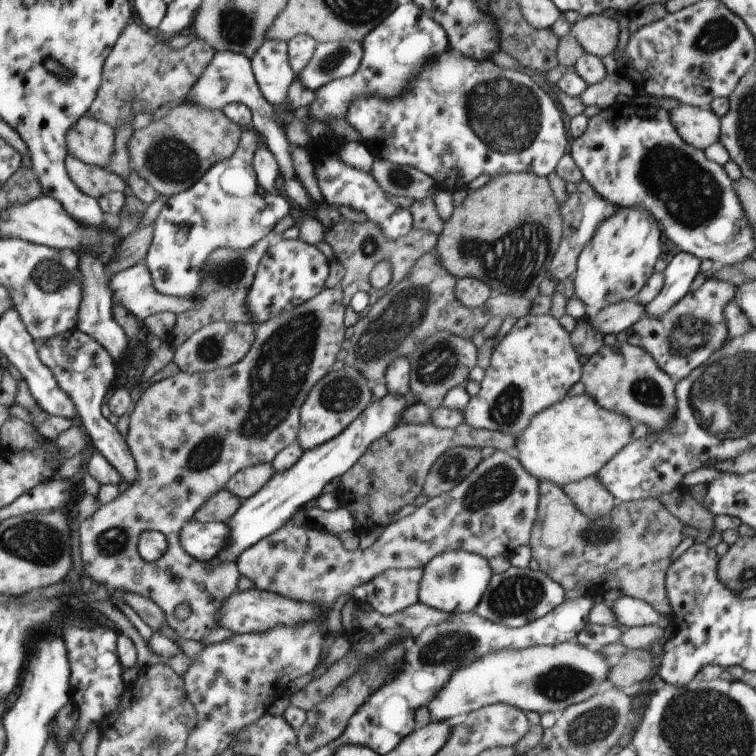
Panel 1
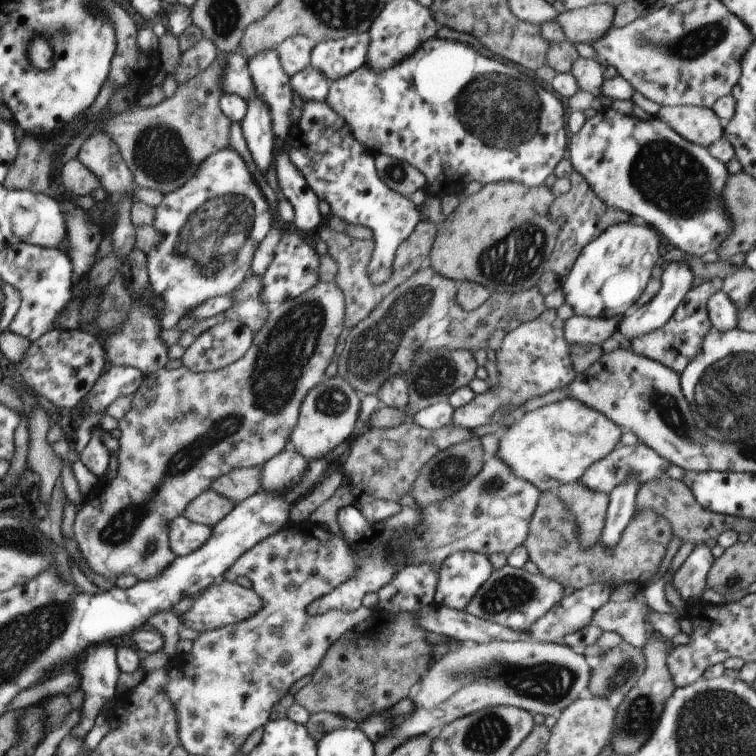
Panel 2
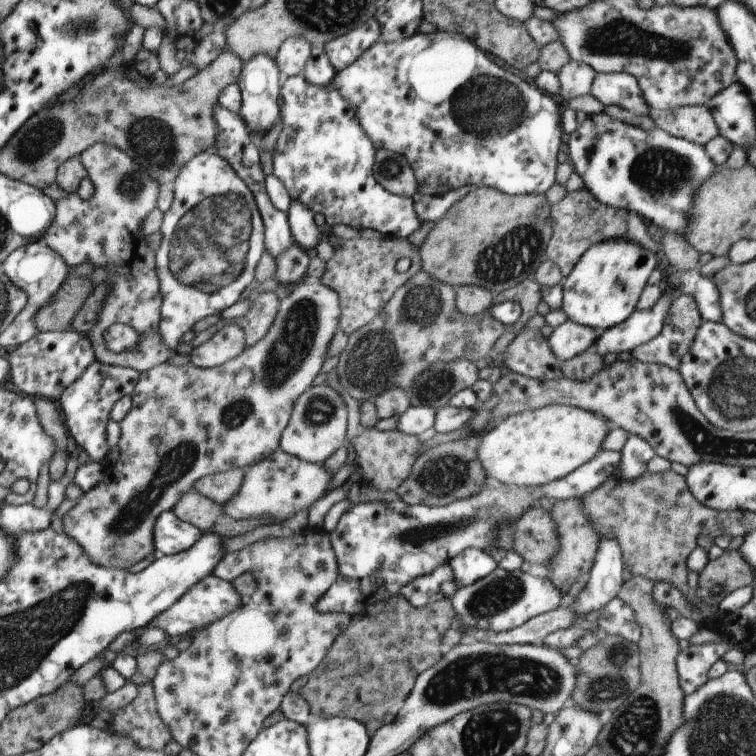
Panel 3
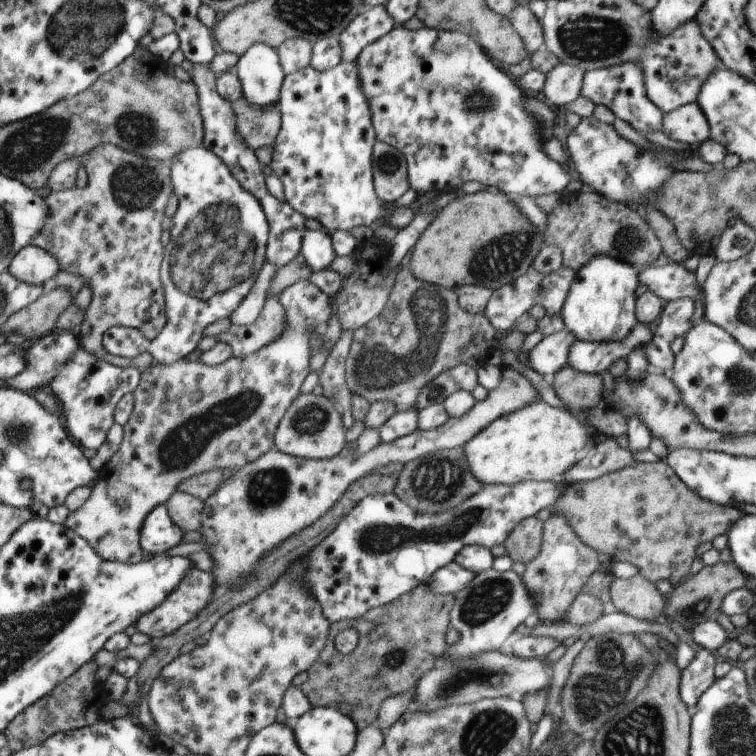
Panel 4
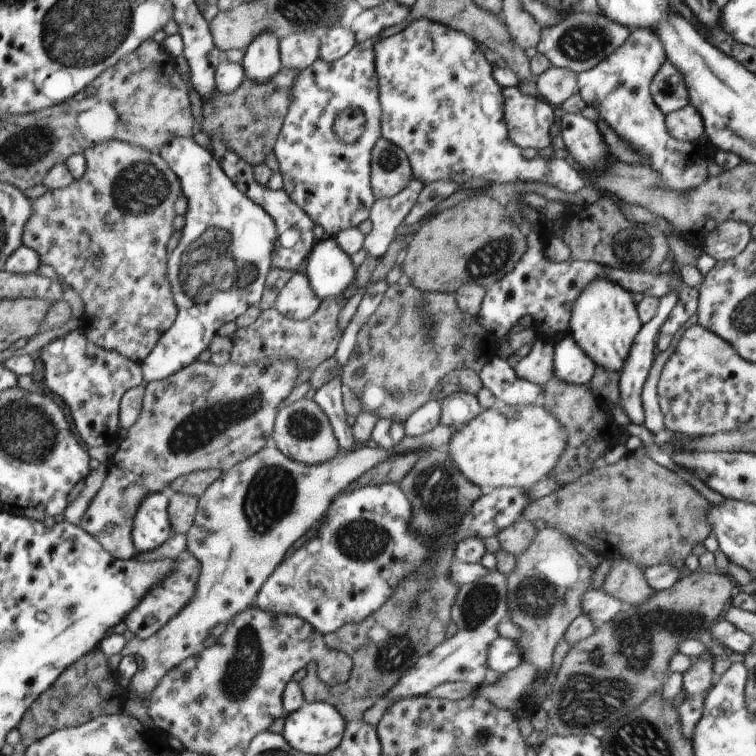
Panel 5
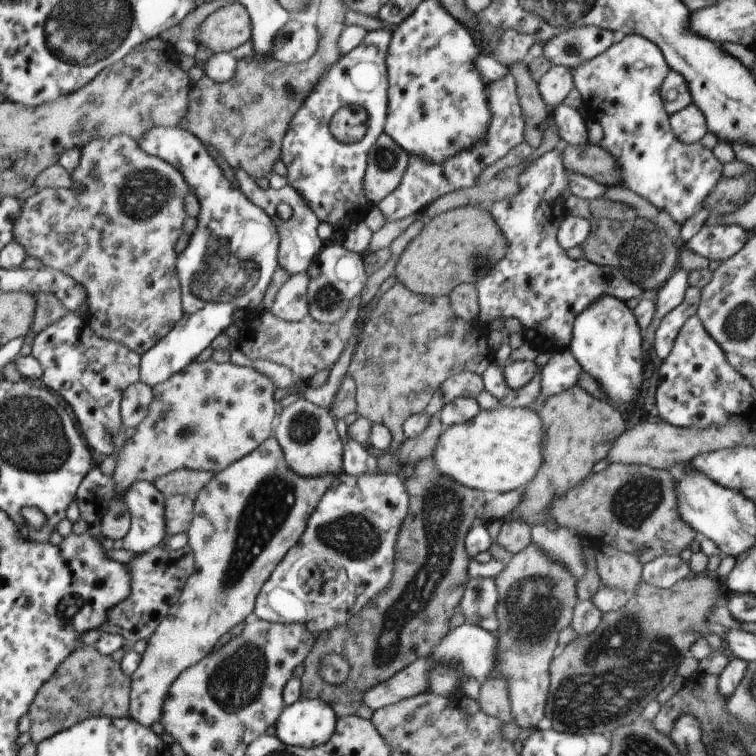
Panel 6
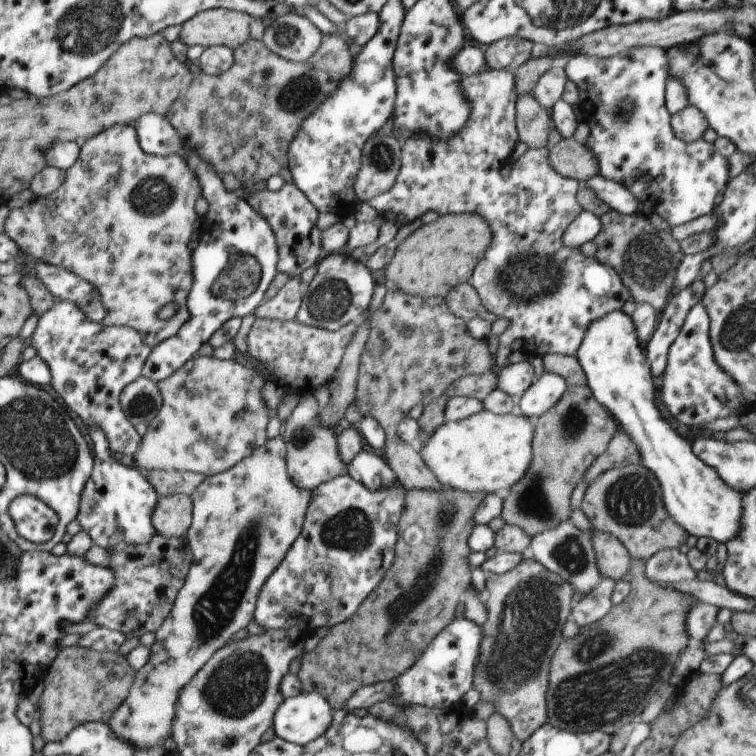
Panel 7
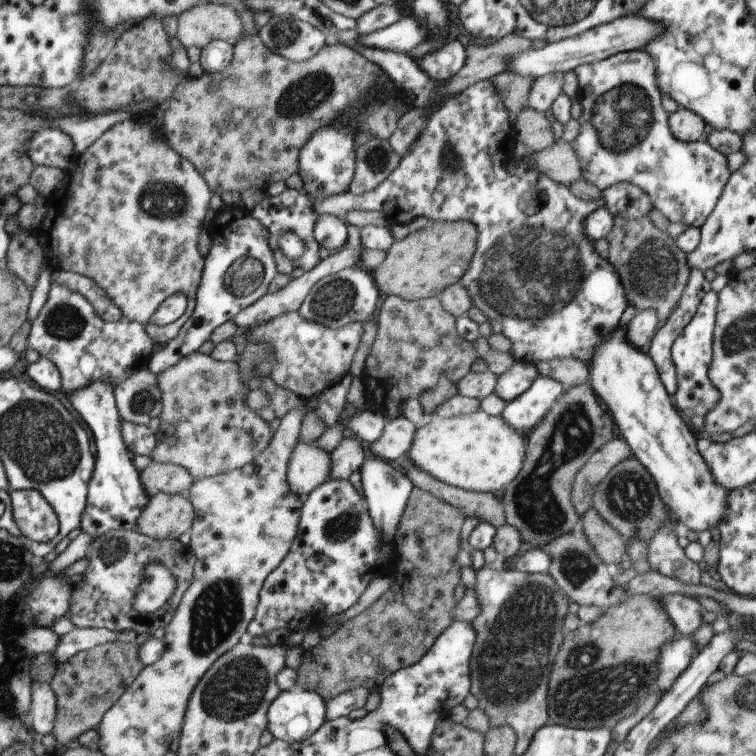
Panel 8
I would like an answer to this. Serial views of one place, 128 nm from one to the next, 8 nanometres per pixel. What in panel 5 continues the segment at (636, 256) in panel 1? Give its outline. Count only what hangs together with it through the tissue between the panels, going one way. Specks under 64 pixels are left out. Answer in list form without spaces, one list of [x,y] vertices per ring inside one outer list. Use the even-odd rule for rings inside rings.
[[[598,278],[590,282],[574,300],[567,334],[586,352],[586,356],[594,360],[597,367],[620,373],[642,325],[630,292],[610,280]]]

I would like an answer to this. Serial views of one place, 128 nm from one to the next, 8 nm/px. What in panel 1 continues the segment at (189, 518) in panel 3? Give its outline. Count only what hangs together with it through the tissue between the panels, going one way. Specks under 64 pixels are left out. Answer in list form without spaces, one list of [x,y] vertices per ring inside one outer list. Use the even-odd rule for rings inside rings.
[[[222,489],[218,494],[214,494],[210,500],[204,502],[204,506],[200,506],[194,521],[209,524],[211,522],[228,522],[240,510],[242,503],[243,501],[238,496]]]

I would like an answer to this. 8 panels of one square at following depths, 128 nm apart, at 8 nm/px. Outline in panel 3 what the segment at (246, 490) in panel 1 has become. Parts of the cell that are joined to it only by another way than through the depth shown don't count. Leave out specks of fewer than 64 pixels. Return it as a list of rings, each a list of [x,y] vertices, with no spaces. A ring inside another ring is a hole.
[[[236,467],[232,470],[199,478],[195,482],[194,489],[206,496],[206,498],[212,498],[214,502],[218,502],[220,505],[226,504],[238,494],[240,484],[244,482],[246,471],[247,469]]]

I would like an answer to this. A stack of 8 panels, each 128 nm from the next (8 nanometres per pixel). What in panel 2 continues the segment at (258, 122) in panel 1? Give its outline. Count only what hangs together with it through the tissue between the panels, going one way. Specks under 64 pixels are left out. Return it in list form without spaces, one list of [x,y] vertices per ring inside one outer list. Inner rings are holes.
[[[236,51],[229,57],[229,64],[223,75],[223,94],[235,93],[248,100],[254,93],[254,82],[249,70],[248,58]],[[284,149],[274,158],[276,160],[276,173],[279,191],[293,207],[294,227],[298,234],[310,234],[322,226],[322,216],[319,212],[321,201],[308,187],[300,172],[289,162]]]

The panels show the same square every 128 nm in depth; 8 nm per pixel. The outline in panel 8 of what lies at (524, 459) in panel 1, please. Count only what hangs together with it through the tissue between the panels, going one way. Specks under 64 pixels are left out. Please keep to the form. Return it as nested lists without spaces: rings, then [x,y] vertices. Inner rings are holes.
[[[480,408],[472,414],[452,418],[432,415],[422,428],[416,429],[409,454],[414,466],[450,486],[500,495],[522,470],[526,440],[504,418],[486,414]]]

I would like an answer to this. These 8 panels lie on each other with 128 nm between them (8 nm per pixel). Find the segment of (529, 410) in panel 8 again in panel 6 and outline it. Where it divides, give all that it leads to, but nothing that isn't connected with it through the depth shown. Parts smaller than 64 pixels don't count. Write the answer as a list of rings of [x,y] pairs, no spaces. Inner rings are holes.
[[[569,348],[552,351],[551,358],[541,368],[540,396],[527,408],[536,411],[548,396],[556,396],[556,394],[578,385],[580,374],[584,374],[584,370]]]

